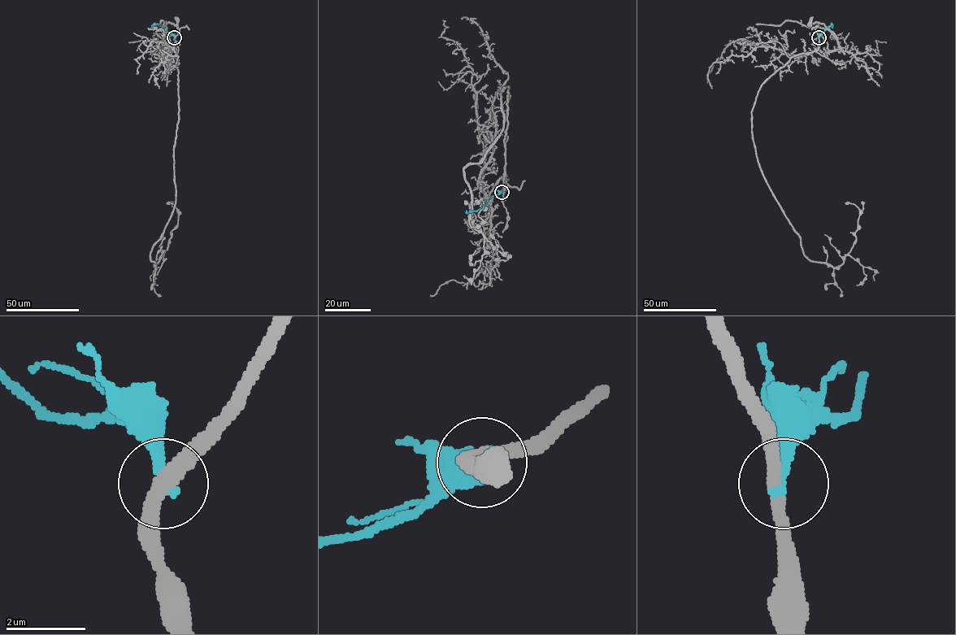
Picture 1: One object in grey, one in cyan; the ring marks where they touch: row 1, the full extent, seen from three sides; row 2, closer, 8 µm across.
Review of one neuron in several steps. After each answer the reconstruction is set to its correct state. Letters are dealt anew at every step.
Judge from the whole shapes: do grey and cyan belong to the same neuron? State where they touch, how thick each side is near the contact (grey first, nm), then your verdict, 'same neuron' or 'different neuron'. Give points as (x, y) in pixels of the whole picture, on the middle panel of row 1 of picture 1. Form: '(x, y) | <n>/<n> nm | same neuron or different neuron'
(501, 192) | 360/280 nm | different neuron

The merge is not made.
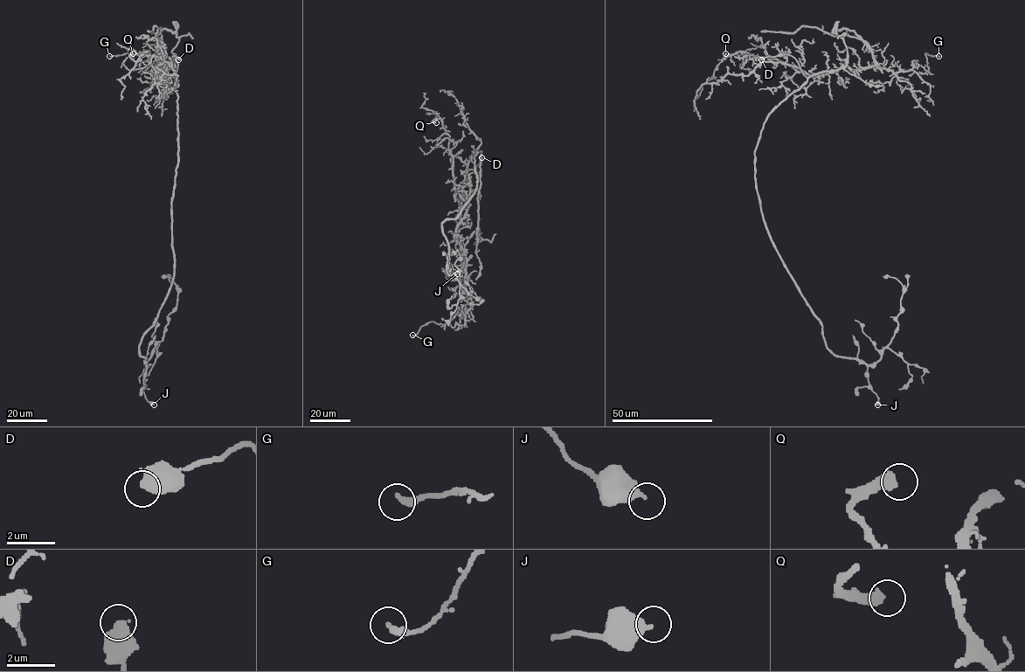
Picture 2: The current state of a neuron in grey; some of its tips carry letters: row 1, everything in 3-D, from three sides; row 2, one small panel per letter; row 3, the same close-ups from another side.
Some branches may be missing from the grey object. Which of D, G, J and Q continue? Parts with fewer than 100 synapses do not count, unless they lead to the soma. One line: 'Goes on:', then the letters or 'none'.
Goes on: none

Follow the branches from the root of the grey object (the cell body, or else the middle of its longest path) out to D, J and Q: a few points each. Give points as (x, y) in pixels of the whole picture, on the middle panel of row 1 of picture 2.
D: (480, 171), (478, 204), (481, 195), (476, 186), (475, 168), (481, 162), (481, 157)
J: (480, 171), (478, 151), (474, 155), (475, 190), (459, 214), (441, 225), (448, 250), (446, 270), (457, 273)
Q: (480, 171), (481, 239), (478, 230), (465, 245), (466, 271), (455, 230), (467, 203), (436, 122)

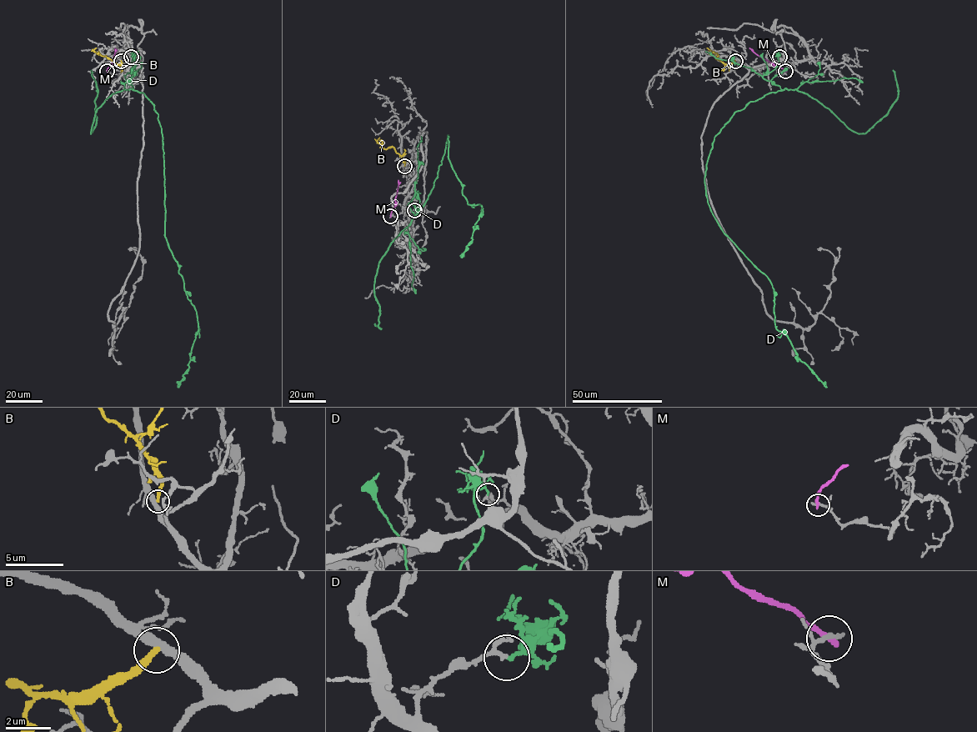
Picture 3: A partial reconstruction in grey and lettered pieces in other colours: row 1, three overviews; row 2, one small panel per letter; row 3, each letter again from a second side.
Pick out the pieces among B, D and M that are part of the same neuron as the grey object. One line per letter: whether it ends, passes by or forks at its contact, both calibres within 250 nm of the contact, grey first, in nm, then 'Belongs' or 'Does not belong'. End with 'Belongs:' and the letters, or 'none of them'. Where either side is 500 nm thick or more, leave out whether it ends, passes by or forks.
B: It ends there. Thickness 400 nm (grey) against 280 nm. Does not belong
D: It ends there. Thickness 140 nm (grey) against 170 nm. Does not belong
M: It ends there. Thickness 180 nm (grey) against 280 nm. Does not belong
Belongs: none of them

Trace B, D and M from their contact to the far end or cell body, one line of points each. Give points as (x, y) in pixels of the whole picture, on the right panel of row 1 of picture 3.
B: (735, 61), (724, 64), (707, 47)
D: (779, 57), (762, 77), (781, 90), (714, 137), (705, 195), (770, 282), (775, 327), (826, 385)
M: (785, 71), (749, 48)

